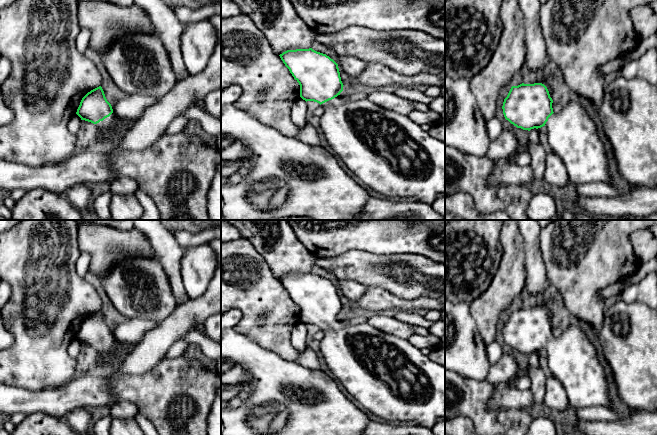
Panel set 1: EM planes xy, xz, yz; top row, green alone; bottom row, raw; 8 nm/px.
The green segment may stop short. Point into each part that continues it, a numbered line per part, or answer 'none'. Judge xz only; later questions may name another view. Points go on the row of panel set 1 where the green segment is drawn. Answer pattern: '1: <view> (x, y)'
1: xz (390, 153)

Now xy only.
1: xy (112, 123)

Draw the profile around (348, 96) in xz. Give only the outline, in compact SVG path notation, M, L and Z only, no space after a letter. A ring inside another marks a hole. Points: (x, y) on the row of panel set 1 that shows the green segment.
M363 91L363 92L359 92L359 93L346 92L345 95L340 94L340 96L343 100L358 101L358 100L362 100L362 99L367 99L367 94L368 94L367 91Z

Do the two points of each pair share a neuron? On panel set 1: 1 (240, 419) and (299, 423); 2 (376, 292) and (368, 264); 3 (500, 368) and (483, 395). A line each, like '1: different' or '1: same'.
1: same
2: different
3: different

